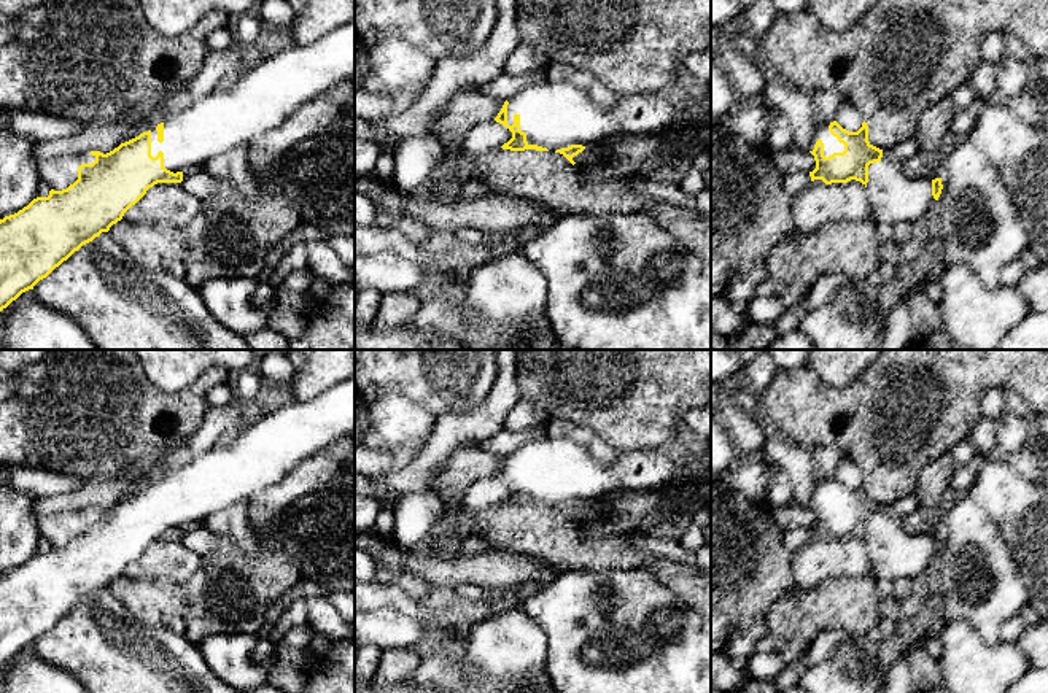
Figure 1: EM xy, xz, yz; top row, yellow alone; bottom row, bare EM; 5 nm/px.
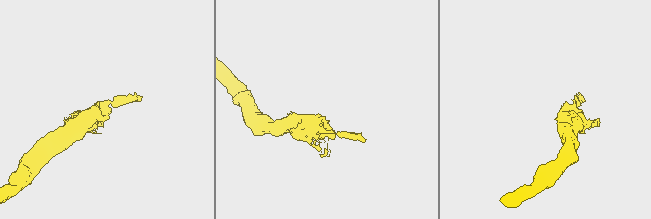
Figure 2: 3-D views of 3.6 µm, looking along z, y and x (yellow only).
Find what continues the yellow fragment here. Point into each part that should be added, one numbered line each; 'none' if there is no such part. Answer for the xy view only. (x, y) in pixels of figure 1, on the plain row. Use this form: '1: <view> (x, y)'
1: xy (277, 439)

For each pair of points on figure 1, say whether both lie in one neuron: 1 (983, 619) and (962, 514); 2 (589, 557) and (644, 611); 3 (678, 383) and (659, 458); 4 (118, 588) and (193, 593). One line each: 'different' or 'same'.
1: same
2: different
3: different
4: same

